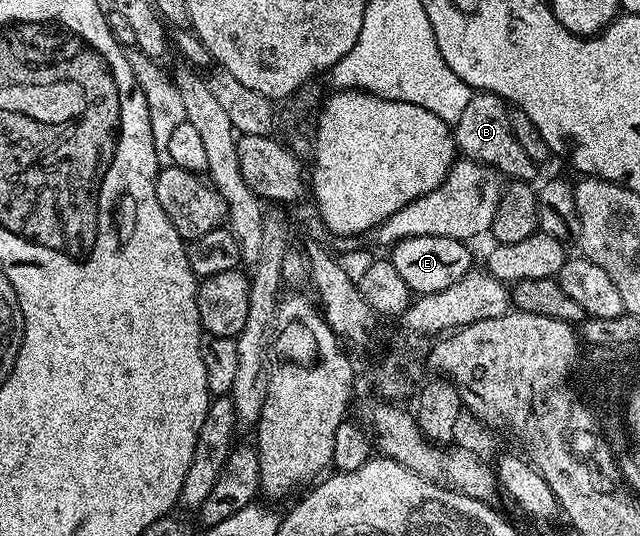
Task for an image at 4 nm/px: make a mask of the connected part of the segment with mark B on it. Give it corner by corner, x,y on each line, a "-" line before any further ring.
484,91
474,92
471,103
467,103
452,130
455,149
462,158
497,170
502,178
529,183
534,180
532,177
536,175
539,165
531,159
531,155
527,155
527,151
523,151
519,139
515,139
509,111
510,106
503,98

